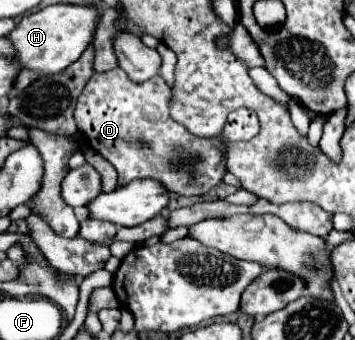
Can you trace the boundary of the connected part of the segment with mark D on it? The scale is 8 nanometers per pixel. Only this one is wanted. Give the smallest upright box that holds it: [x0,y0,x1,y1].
[75,67,259,195]

